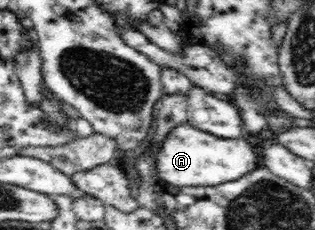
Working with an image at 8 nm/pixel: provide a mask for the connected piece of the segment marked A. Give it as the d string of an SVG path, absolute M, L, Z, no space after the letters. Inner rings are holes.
M188 122L176 126L166 139L157 154L158 175L176 187L217 186L248 175L262 165L259 154L247 140L223 140L189 126Z

